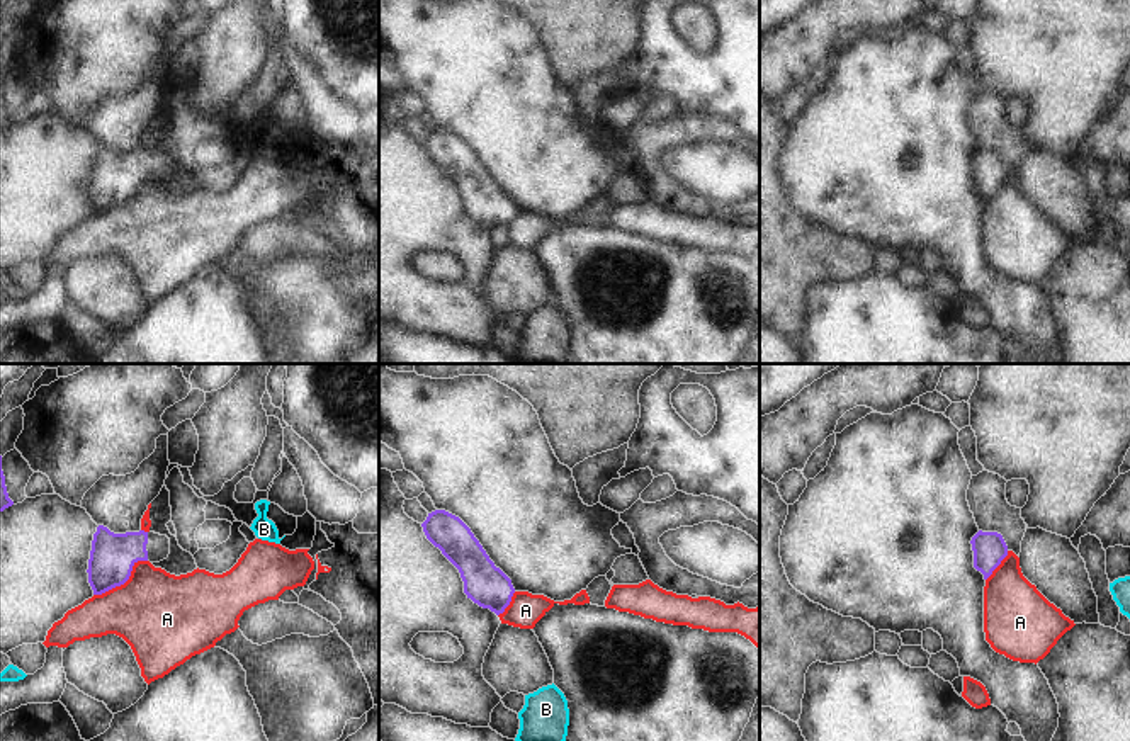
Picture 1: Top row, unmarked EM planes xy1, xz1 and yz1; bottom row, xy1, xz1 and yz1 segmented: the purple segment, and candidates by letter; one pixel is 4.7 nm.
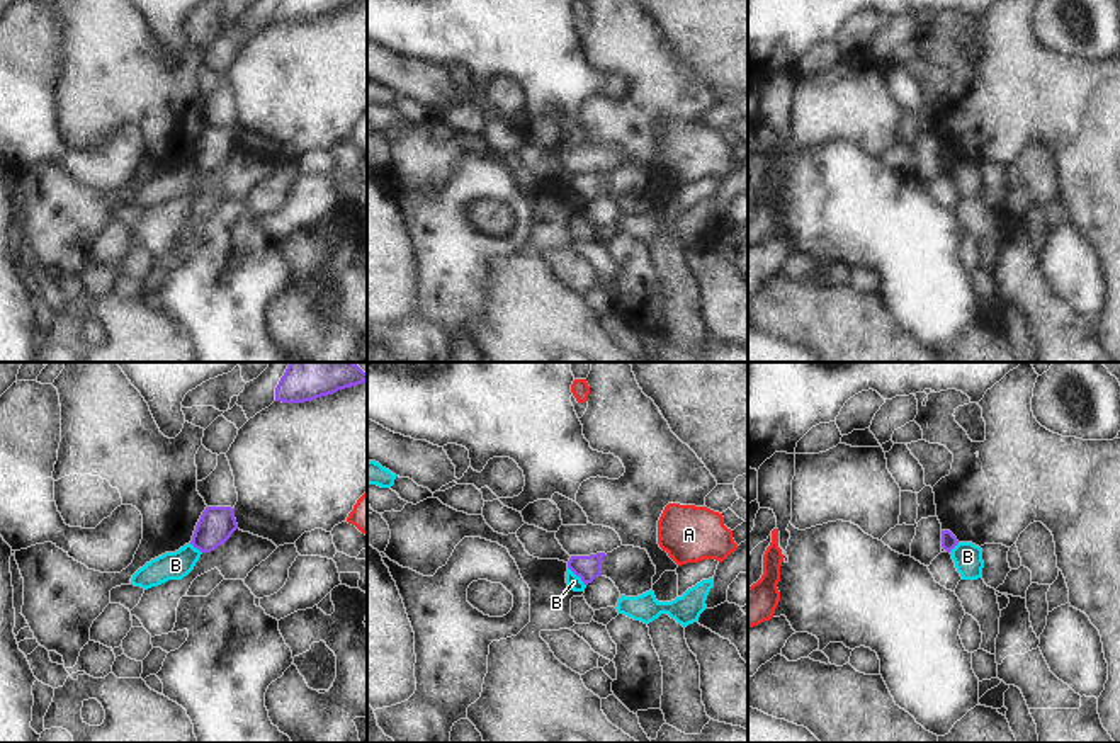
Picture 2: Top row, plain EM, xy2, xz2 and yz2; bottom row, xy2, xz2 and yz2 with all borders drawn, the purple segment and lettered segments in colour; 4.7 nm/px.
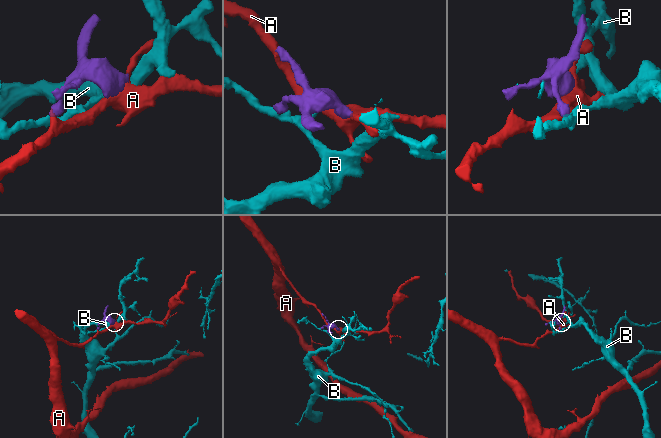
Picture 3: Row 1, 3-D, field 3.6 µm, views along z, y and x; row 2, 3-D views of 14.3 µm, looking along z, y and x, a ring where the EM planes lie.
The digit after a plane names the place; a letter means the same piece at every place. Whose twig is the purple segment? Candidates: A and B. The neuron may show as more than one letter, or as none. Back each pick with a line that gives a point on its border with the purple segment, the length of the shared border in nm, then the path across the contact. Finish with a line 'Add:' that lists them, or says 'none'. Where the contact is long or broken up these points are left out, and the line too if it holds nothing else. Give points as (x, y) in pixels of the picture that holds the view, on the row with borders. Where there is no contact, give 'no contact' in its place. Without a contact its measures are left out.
Add: none

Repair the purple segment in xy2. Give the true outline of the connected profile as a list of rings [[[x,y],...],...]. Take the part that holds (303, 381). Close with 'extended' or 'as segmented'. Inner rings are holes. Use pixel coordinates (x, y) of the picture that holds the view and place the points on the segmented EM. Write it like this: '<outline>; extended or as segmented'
[[[289,362],[275,388],[275,401],[304,403],[367,381],[355,362]]]; as segmented

